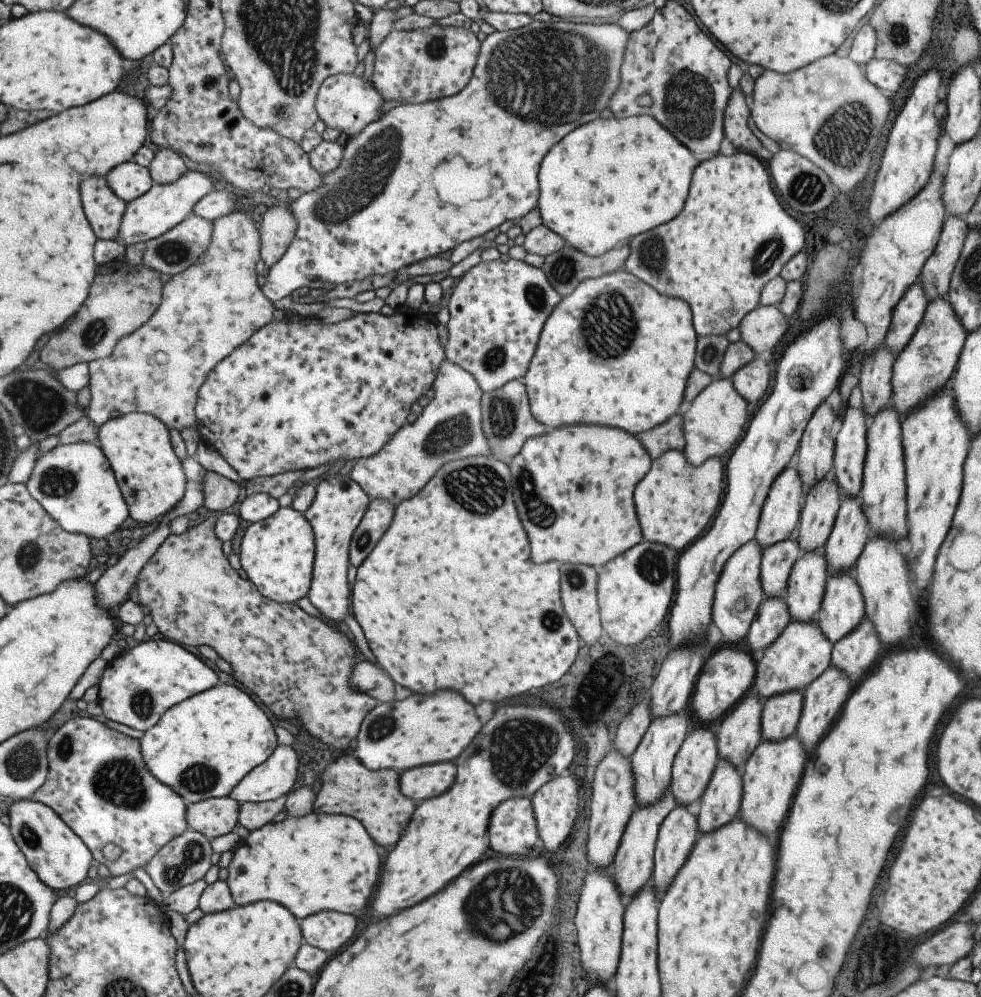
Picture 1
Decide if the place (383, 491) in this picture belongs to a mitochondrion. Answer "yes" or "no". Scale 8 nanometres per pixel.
no

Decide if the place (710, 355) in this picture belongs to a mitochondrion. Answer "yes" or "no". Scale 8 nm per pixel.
yes

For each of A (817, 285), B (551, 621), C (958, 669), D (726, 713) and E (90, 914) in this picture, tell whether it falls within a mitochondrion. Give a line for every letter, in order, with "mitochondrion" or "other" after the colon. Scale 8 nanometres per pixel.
A: other
B: mitochondrion
C: other
D: other
E: other

